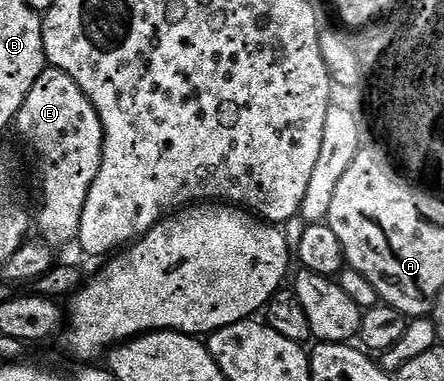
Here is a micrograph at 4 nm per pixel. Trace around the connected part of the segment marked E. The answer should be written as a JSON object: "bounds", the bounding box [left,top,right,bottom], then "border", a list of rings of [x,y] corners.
{"bounds":[16,66,104,249],"border":[[[47,66],[40,77],[36,77],[32,93],[28,93],[24,105],[18,110],[16,131],[17,127],[23,141],[34,150],[38,158],[38,175],[42,178],[42,208],[36,211],[37,234],[56,249],[61,249],[65,243],[73,244],[78,237],[84,201],[88,201],[88,189],[92,189],[92,181],[96,181],[102,164],[104,129],[100,125],[100,117],[92,101],[88,101],[84,89],[80,89],[80,85],[76,85],[68,73]]]}

